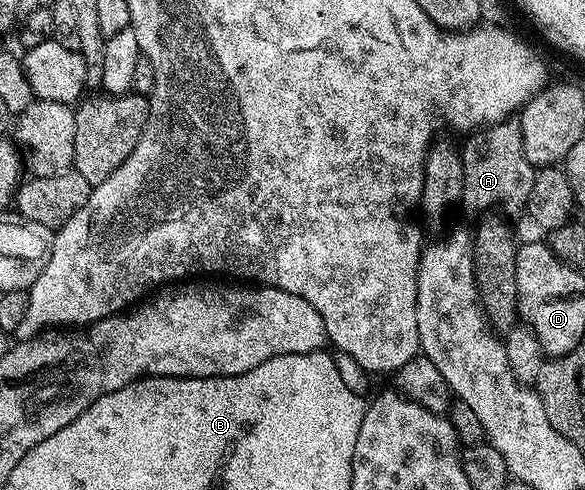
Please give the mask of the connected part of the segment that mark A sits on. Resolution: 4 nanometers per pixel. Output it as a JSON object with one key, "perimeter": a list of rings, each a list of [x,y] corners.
{"perimeter":[[[515,120],[492,122],[466,135],[467,143],[461,146],[463,160],[463,192],[461,206],[467,210],[491,212],[495,206],[526,207],[527,197],[533,188],[536,167],[525,160],[519,123]]]}

